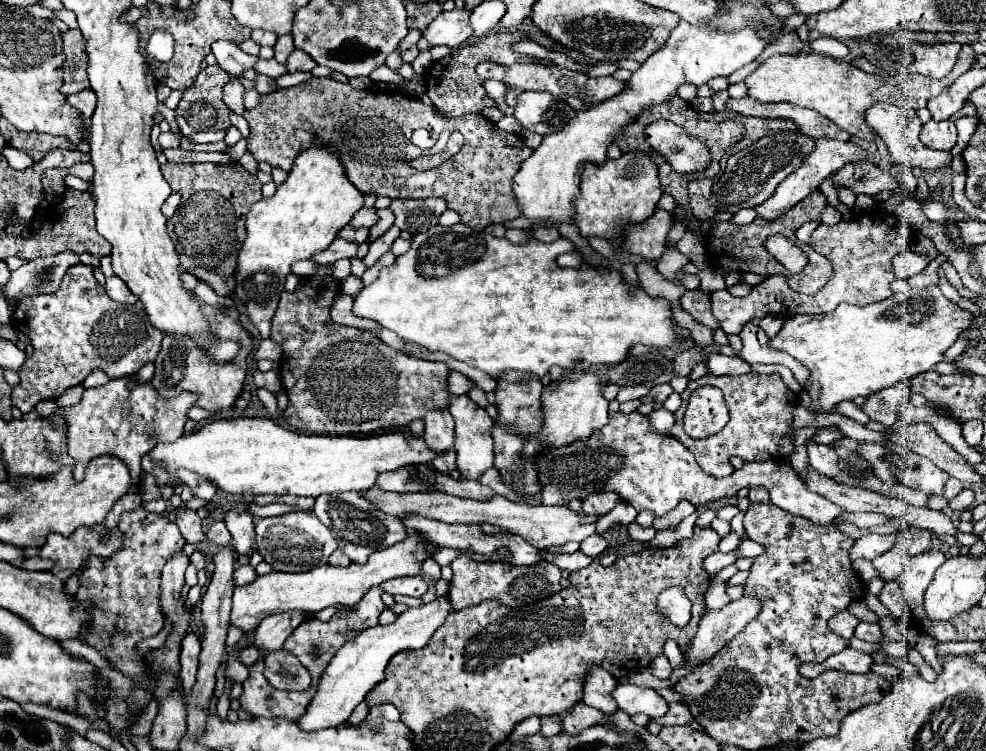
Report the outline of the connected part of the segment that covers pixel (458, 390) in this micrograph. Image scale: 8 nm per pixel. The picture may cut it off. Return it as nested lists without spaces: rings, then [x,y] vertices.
[[[450,371],[450,377],[448,377],[448,389],[452,395],[466,395],[470,393],[470,389],[474,389],[474,381],[468,379],[466,375],[458,373],[458,371]]]

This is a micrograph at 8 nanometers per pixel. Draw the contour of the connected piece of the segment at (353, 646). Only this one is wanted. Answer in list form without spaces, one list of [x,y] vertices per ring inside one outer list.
[[[440,597],[420,607],[408,607],[404,613],[396,617],[392,625],[386,627],[376,625],[358,633],[358,637],[350,639],[330,661],[326,673],[320,679],[320,689],[314,695],[306,715],[298,721],[298,727],[310,733],[346,723],[354,707],[364,701],[366,693],[374,685],[378,685],[378,681],[382,681],[390,657],[402,649],[422,649],[430,641],[434,631],[442,625],[448,613],[450,613],[450,601],[446,601],[446,597]]]

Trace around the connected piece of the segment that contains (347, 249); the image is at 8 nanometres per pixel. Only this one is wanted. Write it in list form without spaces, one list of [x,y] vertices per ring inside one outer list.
[[[336,237],[334,243],[330,245],[330,249],[326,249],[322,253],[316,253],[312,259],[316,263],[320,263],[320,265],[326,265],[326,263],[334,263],[334,261],[338,261],[342,257],[354,257],[358,253],[358,249],[360,249],[360,243]]]

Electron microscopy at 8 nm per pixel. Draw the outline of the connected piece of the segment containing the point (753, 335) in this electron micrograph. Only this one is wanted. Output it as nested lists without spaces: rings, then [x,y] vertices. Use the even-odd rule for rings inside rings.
[[[746,323],[740,337],[742,337],[742,343],[744,343],[742,359],[746,363],[780,363],[794,373],[794,377],[798,379],[800,385],[806,383],[806,377],[808,377],[806,367],[800,365],[800,361],[794,361],[794,357],[790,357],[786,353],[778,353],[774,349],[768,349],[768,345],[766,345],[768,337],[758,325]]]

